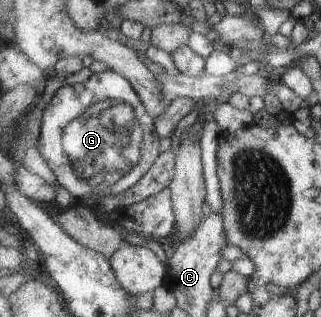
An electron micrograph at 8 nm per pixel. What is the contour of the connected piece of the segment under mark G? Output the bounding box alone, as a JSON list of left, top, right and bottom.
[39,69,160,206]

